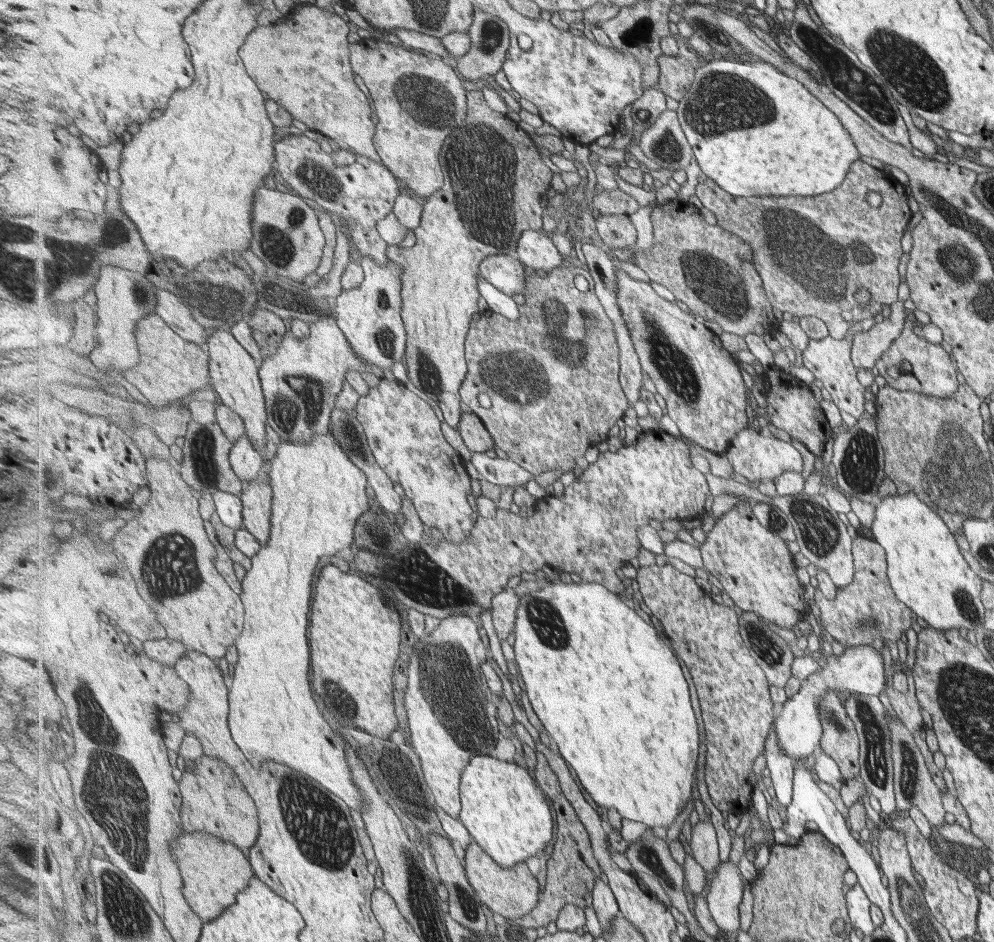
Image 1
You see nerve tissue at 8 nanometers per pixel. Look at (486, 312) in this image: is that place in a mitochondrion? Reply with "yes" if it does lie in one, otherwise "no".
no

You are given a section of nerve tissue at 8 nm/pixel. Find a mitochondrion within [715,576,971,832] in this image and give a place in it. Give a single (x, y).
(876, 751)

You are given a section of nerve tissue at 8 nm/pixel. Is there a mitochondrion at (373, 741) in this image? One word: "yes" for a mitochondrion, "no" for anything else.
no

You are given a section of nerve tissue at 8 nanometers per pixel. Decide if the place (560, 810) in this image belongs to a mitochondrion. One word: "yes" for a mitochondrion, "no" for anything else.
no

